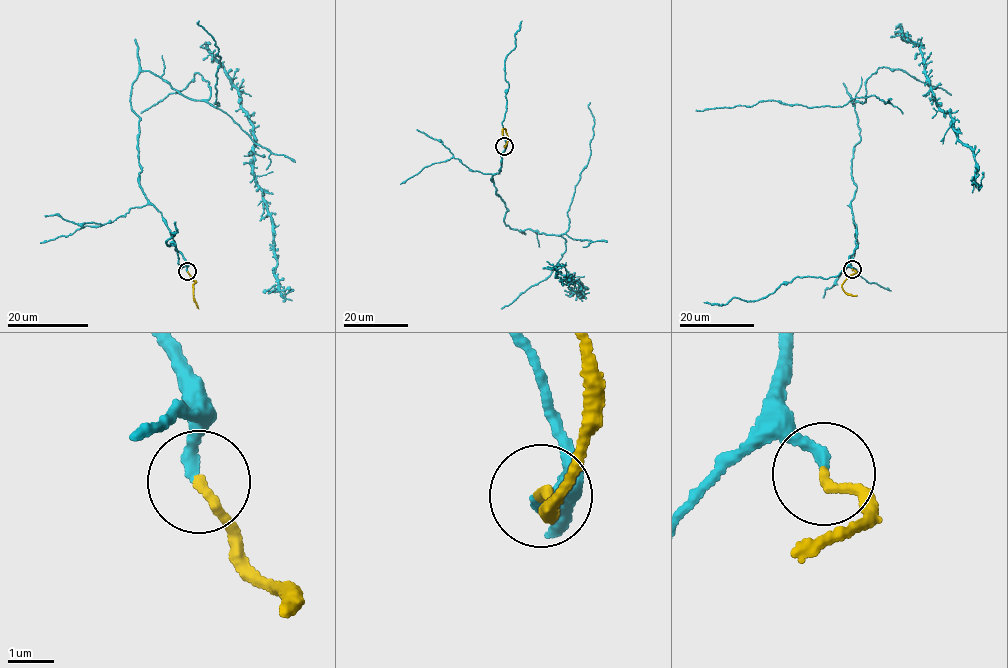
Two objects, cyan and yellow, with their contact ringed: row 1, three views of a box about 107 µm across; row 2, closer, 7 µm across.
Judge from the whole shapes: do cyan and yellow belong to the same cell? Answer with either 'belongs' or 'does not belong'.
belongs

